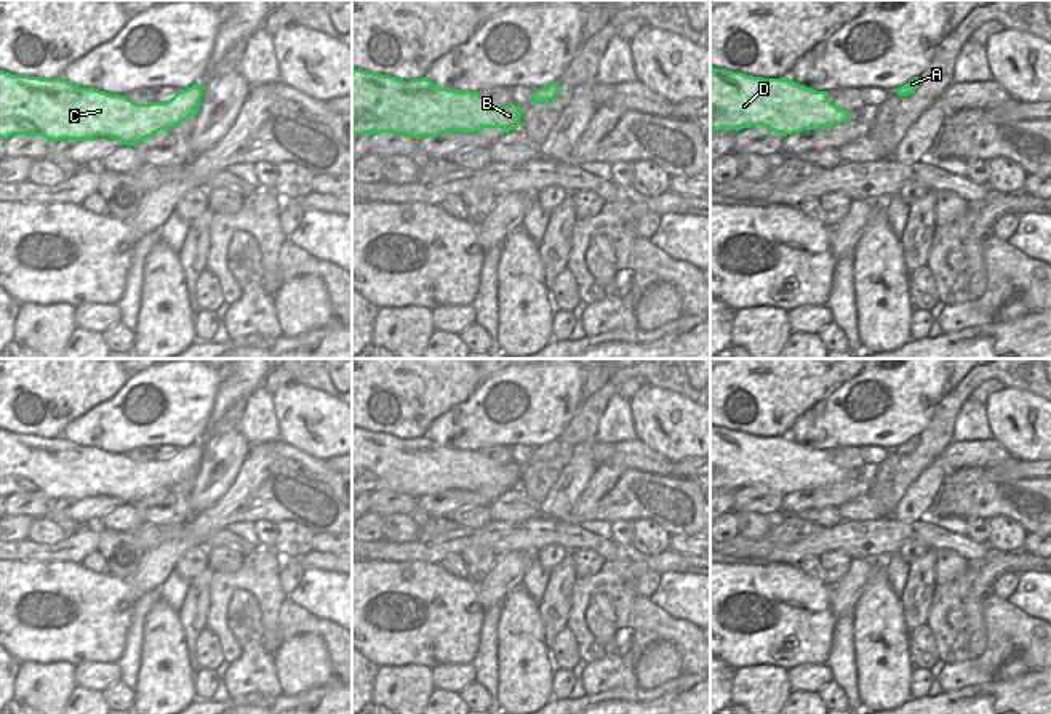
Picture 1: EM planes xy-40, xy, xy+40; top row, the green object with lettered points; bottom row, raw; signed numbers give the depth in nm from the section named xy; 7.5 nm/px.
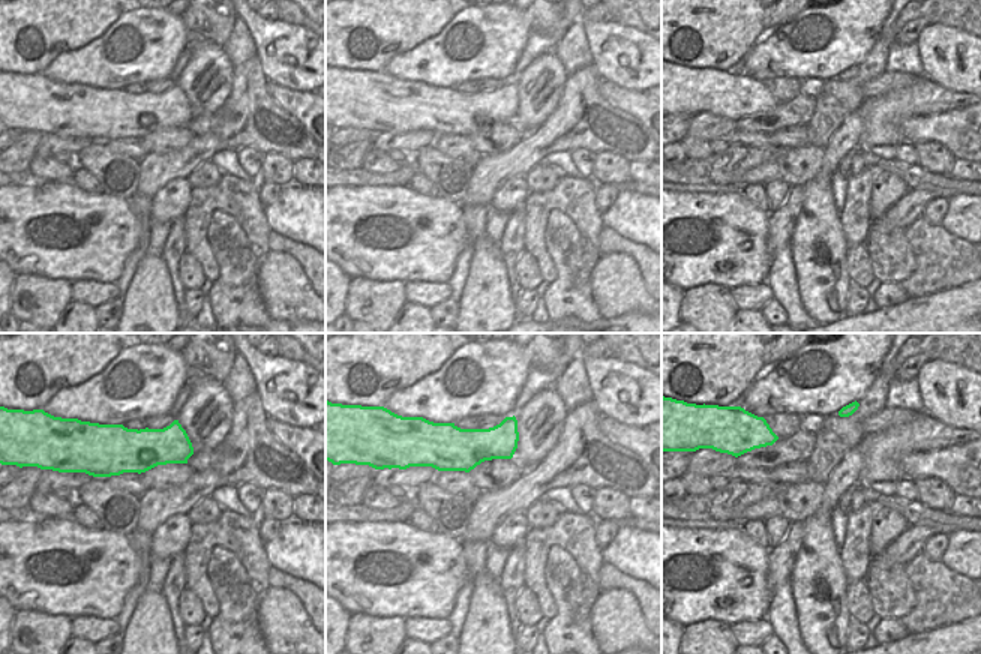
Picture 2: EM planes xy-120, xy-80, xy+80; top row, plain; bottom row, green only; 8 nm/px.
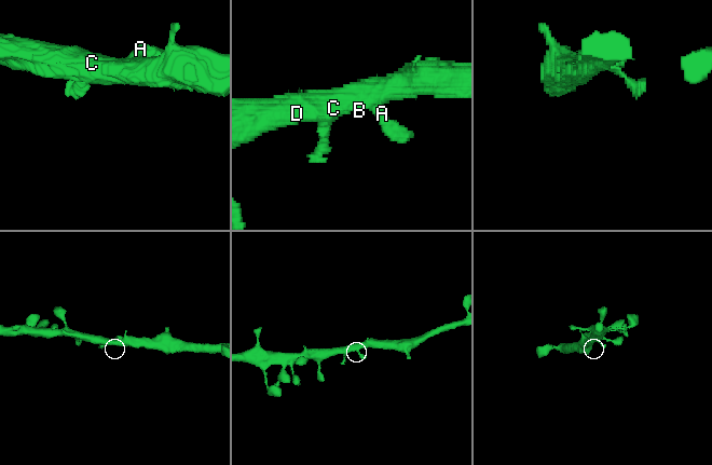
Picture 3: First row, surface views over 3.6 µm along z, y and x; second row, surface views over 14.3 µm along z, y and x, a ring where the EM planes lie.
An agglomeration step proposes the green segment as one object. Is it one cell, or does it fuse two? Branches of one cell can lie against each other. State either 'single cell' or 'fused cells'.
single cell

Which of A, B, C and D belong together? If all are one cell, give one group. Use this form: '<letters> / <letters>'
A B C D

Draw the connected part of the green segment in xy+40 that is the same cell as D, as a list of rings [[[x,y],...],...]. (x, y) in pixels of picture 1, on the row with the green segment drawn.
[[[710,66],[710,130],[765,126],[787,134],[832,126],[849,118],[849,110],[830,102],[827,91],[816,91],[789,77],[763,78]]]

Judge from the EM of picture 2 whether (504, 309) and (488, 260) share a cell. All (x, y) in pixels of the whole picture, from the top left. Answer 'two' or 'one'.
one

